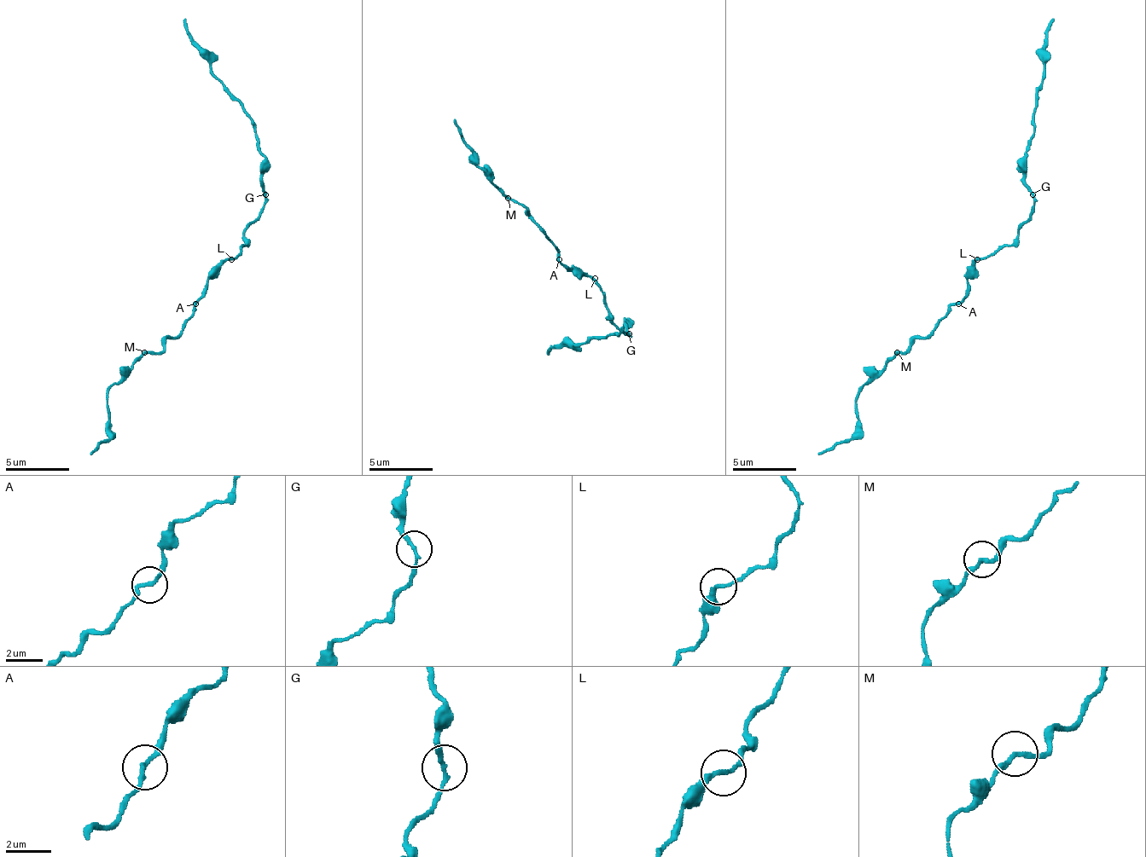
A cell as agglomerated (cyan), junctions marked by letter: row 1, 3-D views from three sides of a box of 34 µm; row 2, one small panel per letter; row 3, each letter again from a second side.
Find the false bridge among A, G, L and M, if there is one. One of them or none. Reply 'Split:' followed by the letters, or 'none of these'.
Split: none of these

